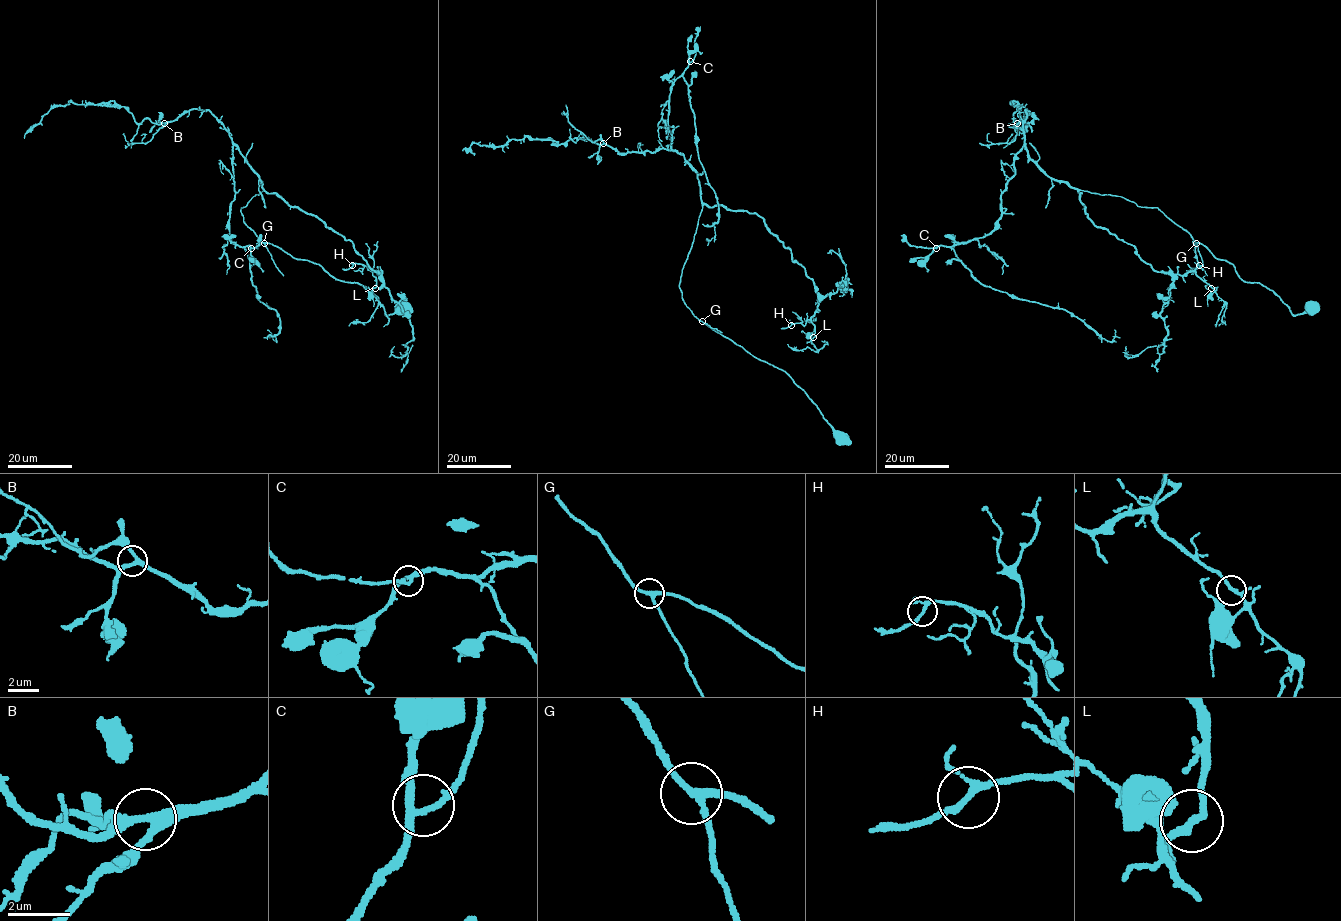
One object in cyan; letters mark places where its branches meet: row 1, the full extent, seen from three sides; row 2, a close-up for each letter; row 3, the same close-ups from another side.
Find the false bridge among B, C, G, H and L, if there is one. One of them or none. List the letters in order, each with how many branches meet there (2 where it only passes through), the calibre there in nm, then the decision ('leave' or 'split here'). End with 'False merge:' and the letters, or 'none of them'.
B: branches 3; calibre 240 nm; leave
C: branches 3; calibre 220 nm; leave
G: branches 3; calibre 180 nm; leave
H: branches 3; calibre 180 nm; leave
L: branches 3; calibre 180 nm; leave
False merge: none of them

